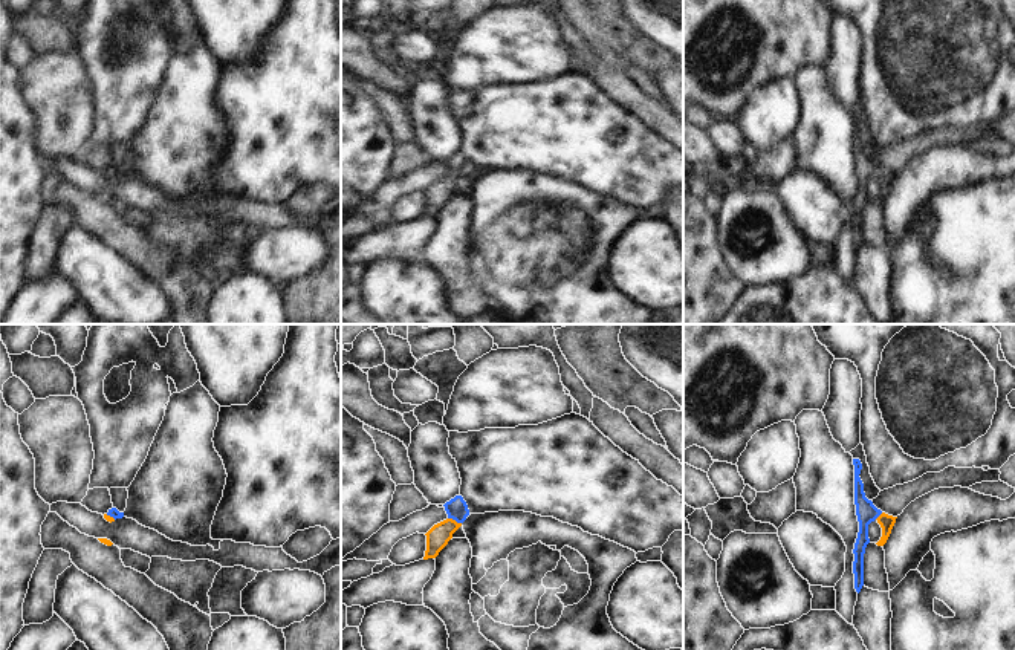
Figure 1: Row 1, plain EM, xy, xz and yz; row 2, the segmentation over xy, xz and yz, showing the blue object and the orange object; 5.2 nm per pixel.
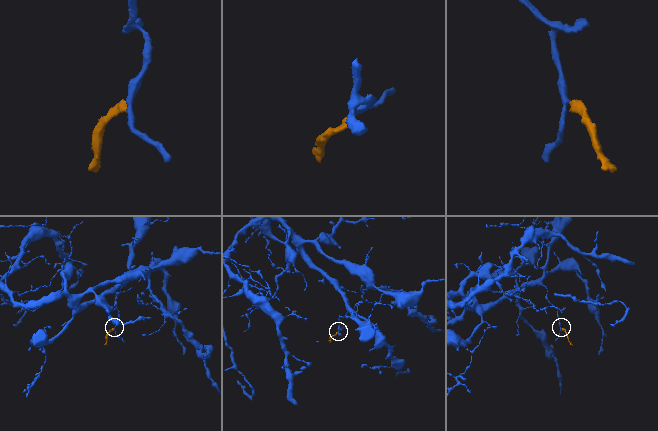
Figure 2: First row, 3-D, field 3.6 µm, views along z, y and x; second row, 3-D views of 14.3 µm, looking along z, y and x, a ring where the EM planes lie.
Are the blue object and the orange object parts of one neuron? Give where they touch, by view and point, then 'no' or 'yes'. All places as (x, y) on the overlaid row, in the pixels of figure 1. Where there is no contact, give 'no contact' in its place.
contact xz (454, 519); yes

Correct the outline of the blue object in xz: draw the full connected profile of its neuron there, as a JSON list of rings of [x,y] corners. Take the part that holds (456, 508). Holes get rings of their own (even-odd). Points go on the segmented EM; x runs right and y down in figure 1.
[[[456,496],[445,505],[448,518],[434,525],[426,535],[426,551],[423,560],[436,558],[439,552],[452,538],[452,534],[462,526],[469,515],[469,509],[462,496]]]

